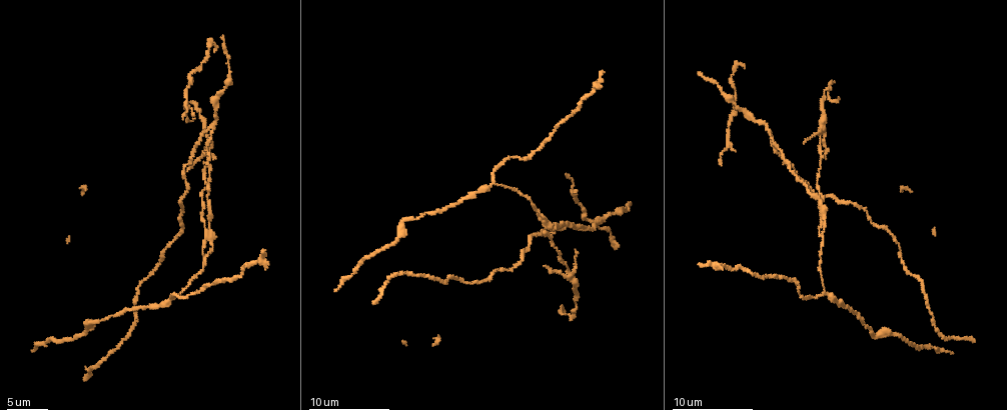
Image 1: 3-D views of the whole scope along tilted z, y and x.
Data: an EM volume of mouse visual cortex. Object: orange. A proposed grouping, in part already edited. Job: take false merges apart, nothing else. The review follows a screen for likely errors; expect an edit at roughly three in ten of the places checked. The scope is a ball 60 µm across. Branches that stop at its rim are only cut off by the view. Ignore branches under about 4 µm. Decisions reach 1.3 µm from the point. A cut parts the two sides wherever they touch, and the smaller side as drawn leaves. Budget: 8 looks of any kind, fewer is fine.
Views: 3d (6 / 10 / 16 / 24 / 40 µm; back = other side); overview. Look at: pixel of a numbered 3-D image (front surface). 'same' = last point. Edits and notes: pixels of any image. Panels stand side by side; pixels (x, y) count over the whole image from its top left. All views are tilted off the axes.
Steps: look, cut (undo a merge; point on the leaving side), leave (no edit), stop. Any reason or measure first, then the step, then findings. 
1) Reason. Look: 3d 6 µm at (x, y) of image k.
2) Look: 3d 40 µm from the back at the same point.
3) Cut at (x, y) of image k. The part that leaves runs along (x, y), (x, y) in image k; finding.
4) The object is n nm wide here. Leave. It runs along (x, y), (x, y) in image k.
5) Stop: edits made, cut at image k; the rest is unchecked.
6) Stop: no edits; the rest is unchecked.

Three-way junction. Look: 3d 16 µm at (824, 293) of image 1.

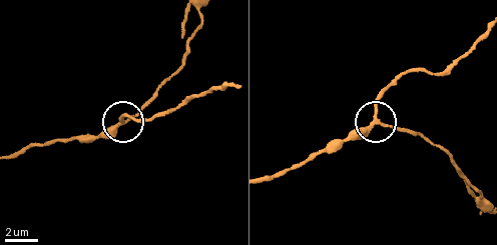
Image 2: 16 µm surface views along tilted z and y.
Other side. Look: 3d 16 µm from the back at (373, 120) of image 2.

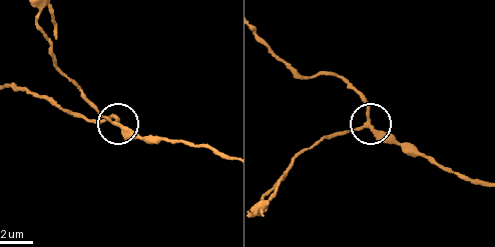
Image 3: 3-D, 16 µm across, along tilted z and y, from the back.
The object is 180 nm wide here. Leave. It runs along (263, 205), (299, 154), (367, 123), (358, 91) in image 3; continuous, no second neuron.

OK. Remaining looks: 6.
Narrows sharply. Look: 3d 16 µm at (56, 340) of image 1.

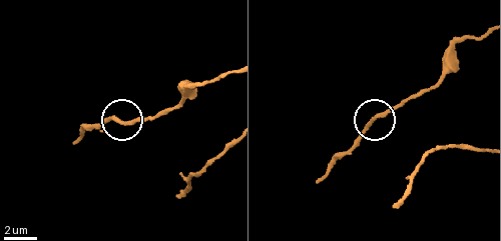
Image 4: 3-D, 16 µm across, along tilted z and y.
Leave. It runs along (230, 71), (189, 84), (190, 96), (158, 116), (99, 123) in image 4; all the same neuron.

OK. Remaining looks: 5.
Two arms at a narrow angle. Look: 3d 16 µm at (206, 228) of image 1.

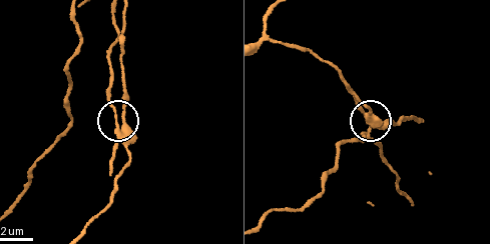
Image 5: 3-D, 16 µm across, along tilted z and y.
The object is 290 nm wide here. Cut at (115, 112) of image 5. Two neurons meet here.

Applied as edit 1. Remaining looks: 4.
Three-way junction. Look: 3d 6 µm at (206, 130) of image 1.

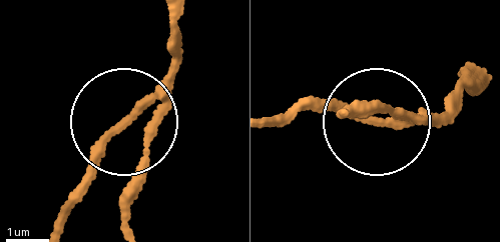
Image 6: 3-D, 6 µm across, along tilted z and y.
Other side. Look: 3d 6 µm from the back at (379, 123) of image 6.

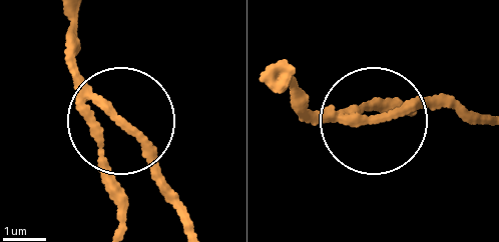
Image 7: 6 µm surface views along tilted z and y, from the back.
3 arms meet here. Cut at (145, 137) of image 7. The part that leaves runs along (95, 94), (182, 219) in image 7; two neurons meet here.

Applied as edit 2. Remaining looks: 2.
Stop: edits made, cut at image 5, cut at image 7; the rest is unchecked.

